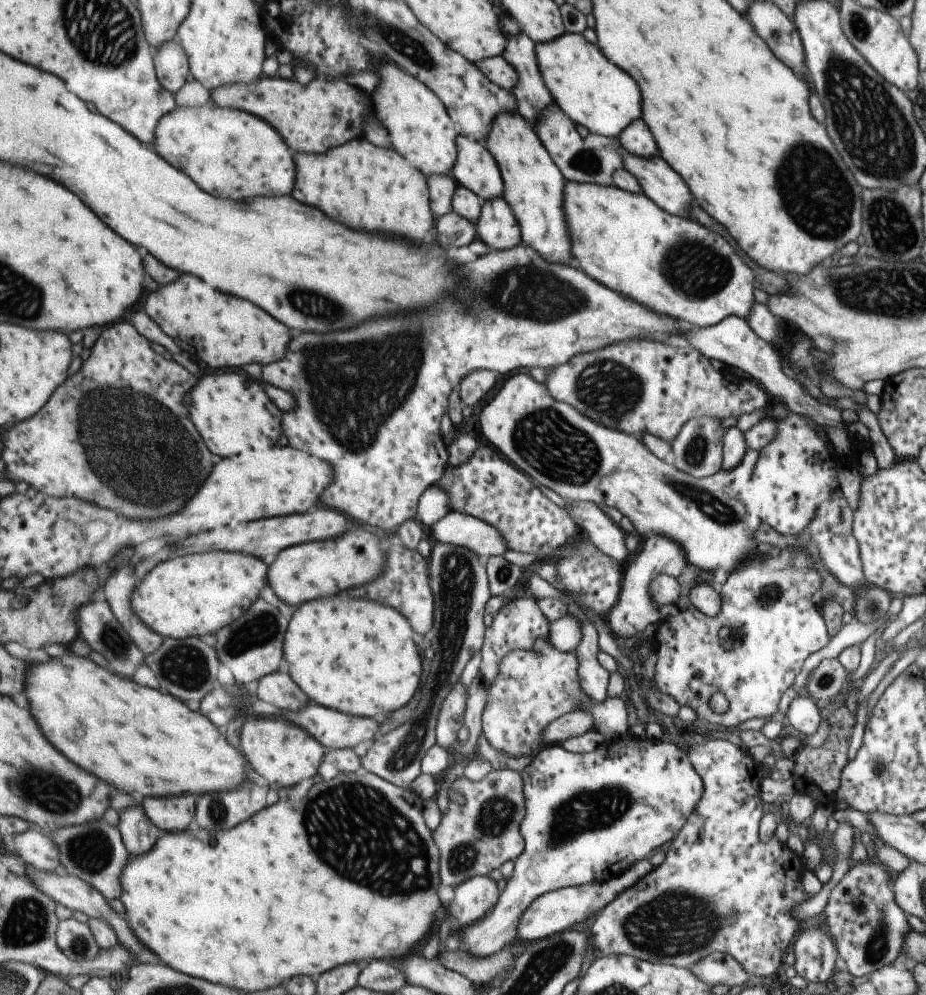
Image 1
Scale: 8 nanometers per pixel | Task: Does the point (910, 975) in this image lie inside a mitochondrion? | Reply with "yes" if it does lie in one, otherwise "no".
no

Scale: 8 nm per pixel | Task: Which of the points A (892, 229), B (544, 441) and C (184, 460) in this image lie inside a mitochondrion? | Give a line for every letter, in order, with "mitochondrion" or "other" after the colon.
A: mitochondrion
B: mitochondrion
C: mitochondrion

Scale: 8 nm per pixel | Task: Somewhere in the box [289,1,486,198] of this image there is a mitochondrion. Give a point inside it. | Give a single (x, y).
(397, 38)

